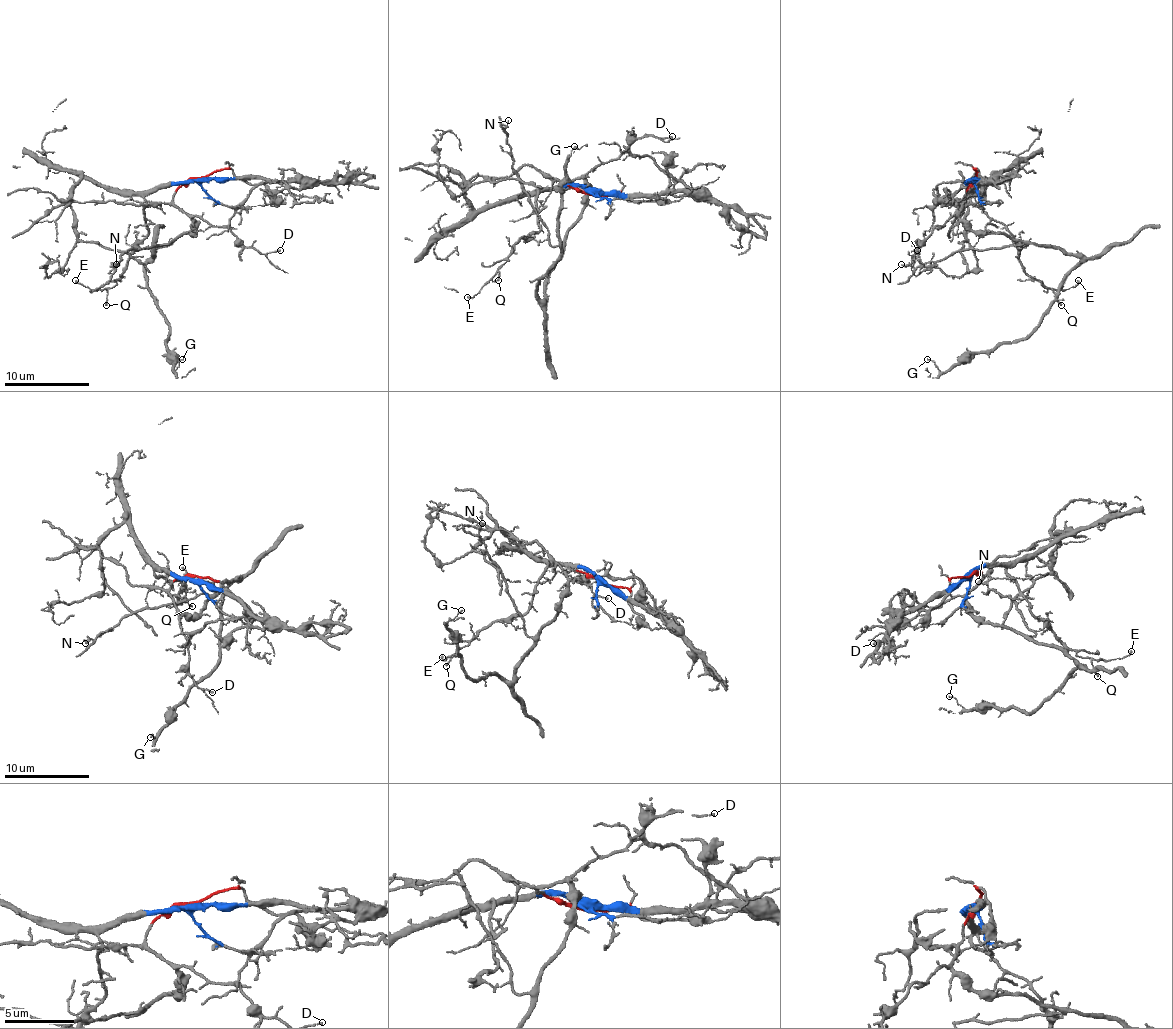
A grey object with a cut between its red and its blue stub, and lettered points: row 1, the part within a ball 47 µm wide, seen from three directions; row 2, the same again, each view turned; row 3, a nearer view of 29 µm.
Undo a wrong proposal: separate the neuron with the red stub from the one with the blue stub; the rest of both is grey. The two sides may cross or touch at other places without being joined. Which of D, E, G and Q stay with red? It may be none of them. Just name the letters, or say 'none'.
D, G

